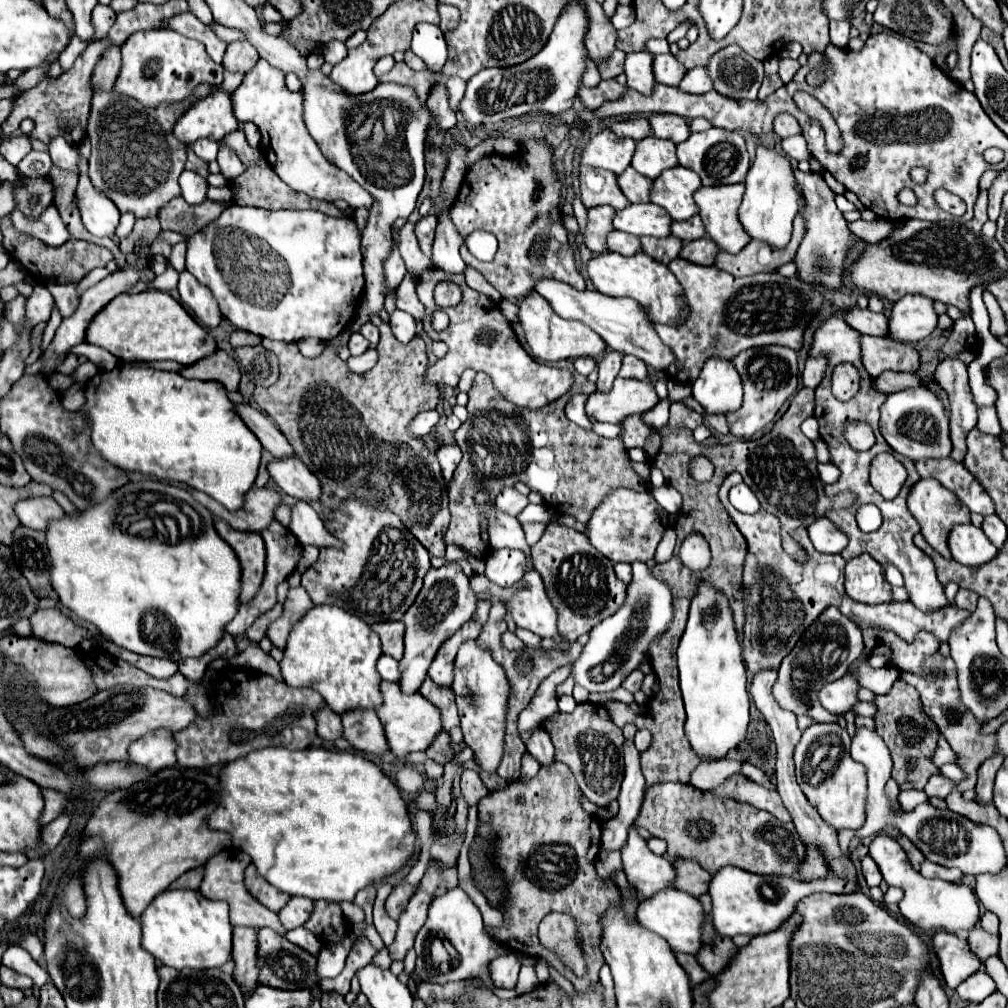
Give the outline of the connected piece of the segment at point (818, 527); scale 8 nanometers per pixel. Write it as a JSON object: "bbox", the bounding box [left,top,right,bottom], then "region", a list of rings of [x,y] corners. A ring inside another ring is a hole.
{"bbox":[807,516,849,554],"region":[[[825,516],[817,518],[807,531],[815,550],[823,554],[839,554],[849,544],[849,536]]]}

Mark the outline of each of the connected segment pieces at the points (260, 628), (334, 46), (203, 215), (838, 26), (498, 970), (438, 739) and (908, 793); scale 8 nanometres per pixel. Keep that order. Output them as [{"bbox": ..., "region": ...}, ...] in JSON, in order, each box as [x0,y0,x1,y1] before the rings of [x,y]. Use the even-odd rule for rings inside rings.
[{"bbox":[245,604,281,642],"region":[[[275,604],[269,612],[265,612],[265,614],[261,614],[253,624],[251,624],[251,628],[245,632],[247,634],[247,638],[251,640],[251,642],[259,642],[263,636],[265,636],[265,628],[273,622],[273,620],[277,620],[277,616],[281,616],[281,604]]]},{"bbox":[323,40,347,64],"region":[[[333,40],[333,42],[329,42],[329,44],[325,46],[323,56],[325,56],[325,62],[329,62],[329,64],[337,64],[337,62],[341,62],[341,60],[347,56],[347,48],[345,48],[343,42]]]},{"bbox":[157,196,223,236],"region":[[[177,196],[159,210],[157,218],[161,222],[161,230],[173,230],[185,236],[193,236],[195,232],[205,228],[209,222],[217,220],[221,212],[223,212],[221,204],[213,200],[207,200],[201,206],[191,206],[191,204],[185,204],[181,196]]]},{"bbox":[831,20,853,48],"region":[[[833,20],[831,22],[831,44],[845,48],[847,42],[849,42],[851,28],[853,28],[851,20]]]},{"bbox":[489,952,521,988],"region":[[[507,952],[507,954],[491,960],[491,964],[489,964],[489,972],[491,972],[491,978],[497,988],[515,988],[519,968],[521,968],[521,962],[517,960],[517,956],[513,952]]]},{"bbox":[425,730,453,764],"region":[[[441,730],[435,736],[435,740],[431,742],[431,746],[425,750],[425,754],[427,754],[427,758],[431,758],[439,764],[447,764],[453,758],[453,754],[449,752],[449,734],[445,730]]]},{"bbox":[899,790,927,810],"region":[[[901,790],[899,792],[899,802],[905,810],[913,810],[917,804],[925,800],[927,800],[927,794],[923,790]]]}]

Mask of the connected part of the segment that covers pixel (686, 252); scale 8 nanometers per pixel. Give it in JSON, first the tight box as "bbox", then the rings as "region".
{"bbox":[679,238,719,266],"region":[[[699,238],[699,240],[685,242],[683,250],[679,252],[679,258],[685,258],[685,260],[689,260],[693,264],[711,266],[713,256],[717,256],[717,252],[719,252],[719,248],[715,248],[709,238]]]}

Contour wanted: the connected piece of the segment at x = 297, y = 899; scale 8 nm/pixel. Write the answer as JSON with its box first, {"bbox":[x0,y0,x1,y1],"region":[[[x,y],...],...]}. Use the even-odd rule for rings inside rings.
{"bbox":[277,896,313,930],"region":[[[291,896],[291,900],[285,904],[285,908],[277,914],[285,930],[293,930],[297,926],[303,926],[313,910],[313,902],[303,896]]]}

